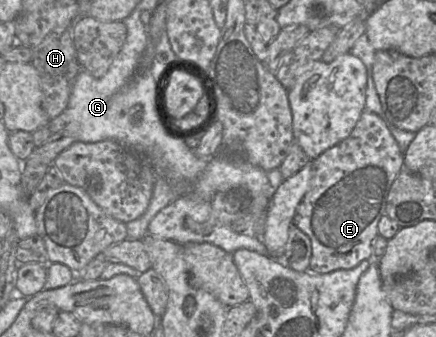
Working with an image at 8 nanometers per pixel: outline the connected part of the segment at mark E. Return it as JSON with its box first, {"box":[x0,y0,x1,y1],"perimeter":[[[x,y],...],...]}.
{"box":[293,110,404,274],"perimeter":[[[364,110],[351,134],[311,160],[310,187],[296,208],[293,223],[311,240],[312,255],[309,271],[324,274],[338,269],[351,269],[361,261],[373,258],[372,241],[379,235],[378,223],[386,215],[386,204],[394,180],[404,168],[404,152],[384,121],[375,113]]]}

